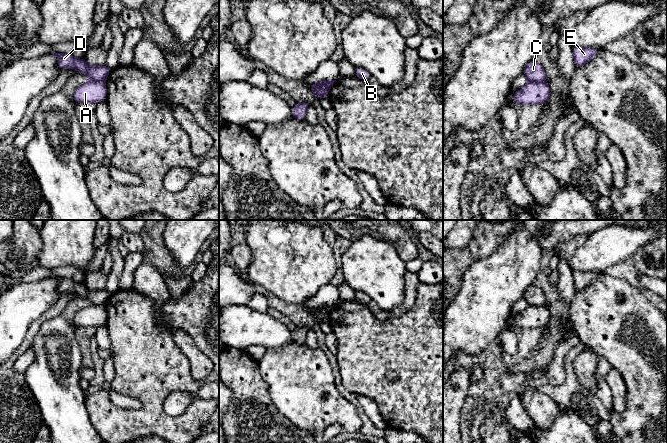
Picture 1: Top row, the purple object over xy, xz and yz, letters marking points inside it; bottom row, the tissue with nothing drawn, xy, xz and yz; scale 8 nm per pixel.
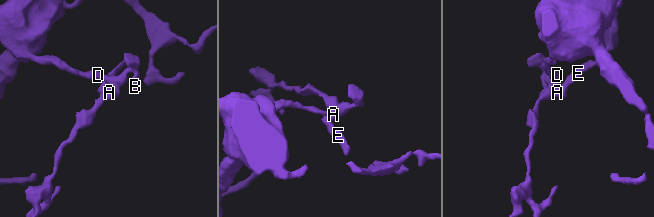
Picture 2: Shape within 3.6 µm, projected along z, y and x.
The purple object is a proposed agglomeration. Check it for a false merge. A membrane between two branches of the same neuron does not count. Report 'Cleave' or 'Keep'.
Cleave

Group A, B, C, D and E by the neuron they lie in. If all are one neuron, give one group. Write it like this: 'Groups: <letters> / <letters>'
Groups: A E / B C D

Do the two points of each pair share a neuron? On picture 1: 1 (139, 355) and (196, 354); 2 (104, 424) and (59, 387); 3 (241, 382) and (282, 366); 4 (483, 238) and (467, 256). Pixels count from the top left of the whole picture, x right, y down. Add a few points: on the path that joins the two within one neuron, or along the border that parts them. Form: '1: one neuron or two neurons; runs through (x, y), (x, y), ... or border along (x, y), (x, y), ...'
1: two neurons; border along (172, 334), (173, 341), (188, 359), (192, 376)
2: two neurons; border along (85, 395), (85, 408), (88, 418), (97, 431)
3: two neurons; border along (257, 361), (260, 375), (267, 384), (269, 397)
4: one neuron; runs through (481, 242), (471, 252)

